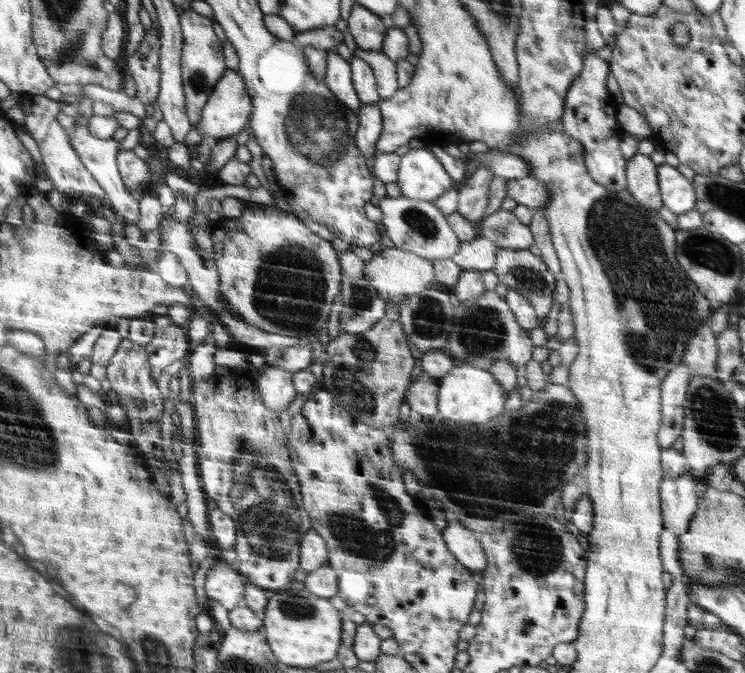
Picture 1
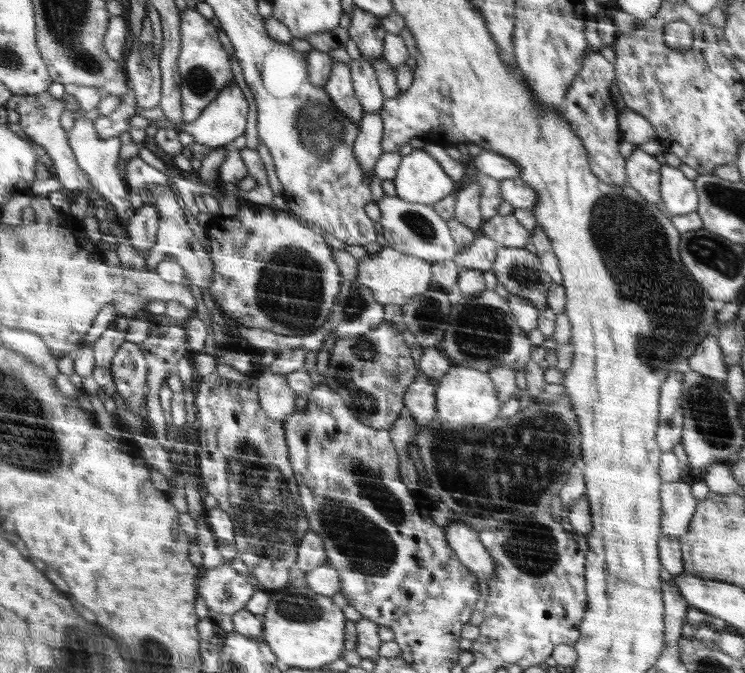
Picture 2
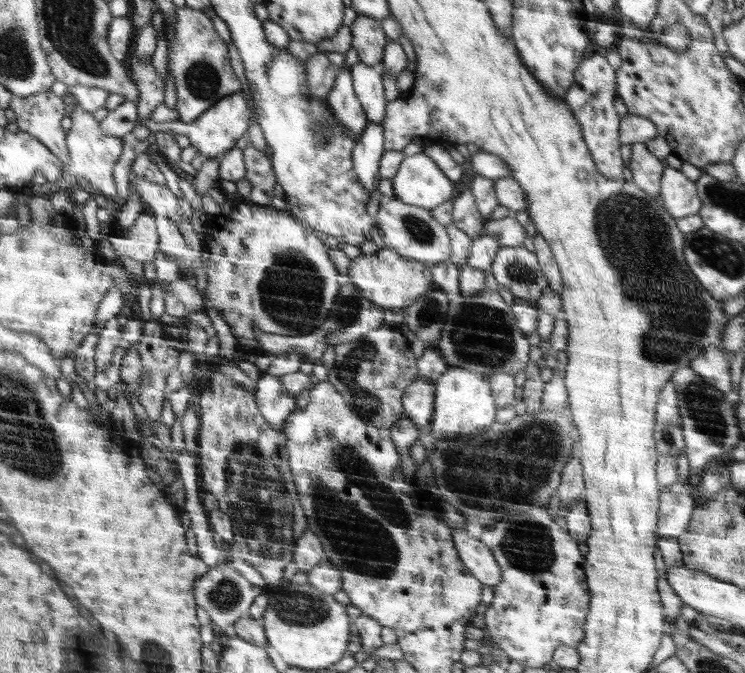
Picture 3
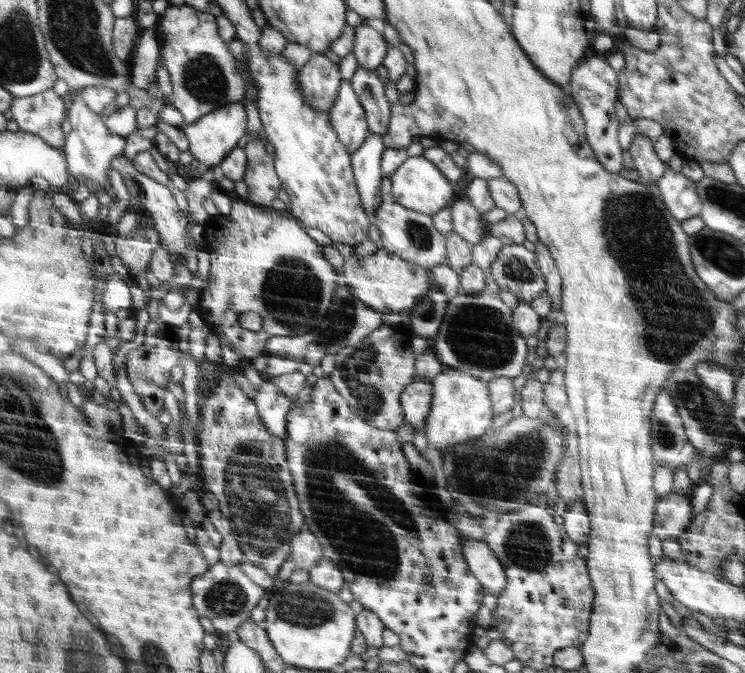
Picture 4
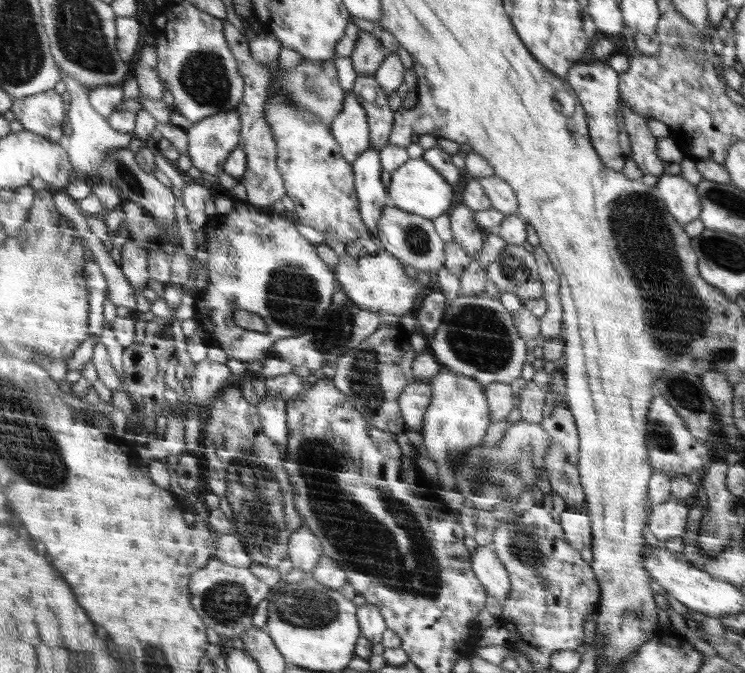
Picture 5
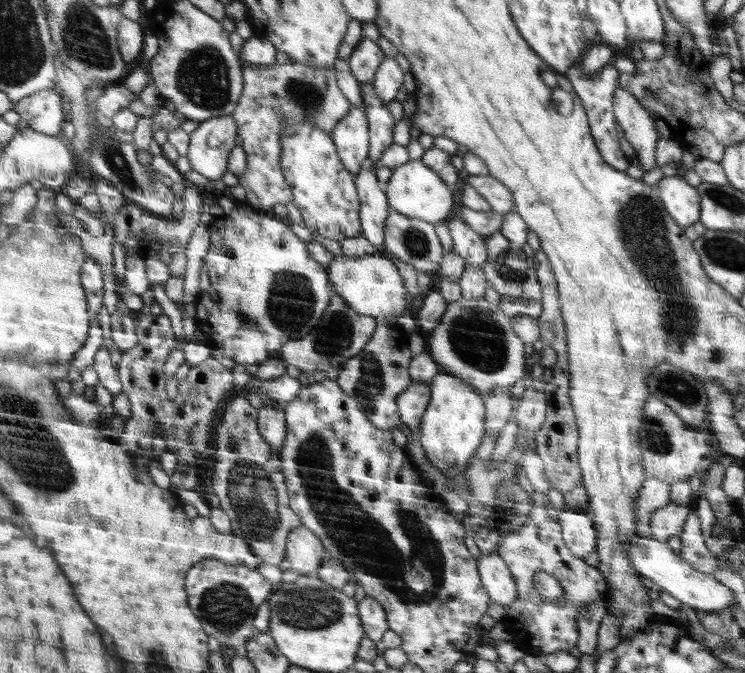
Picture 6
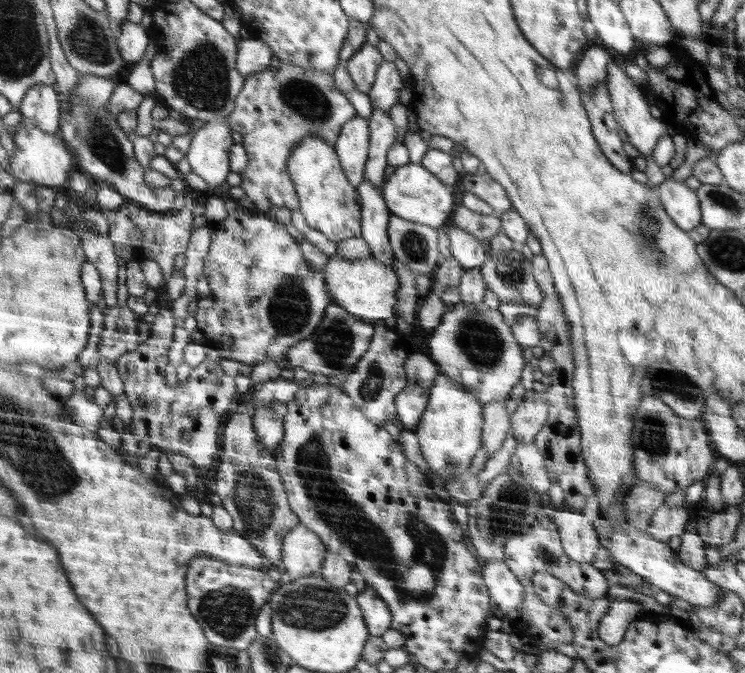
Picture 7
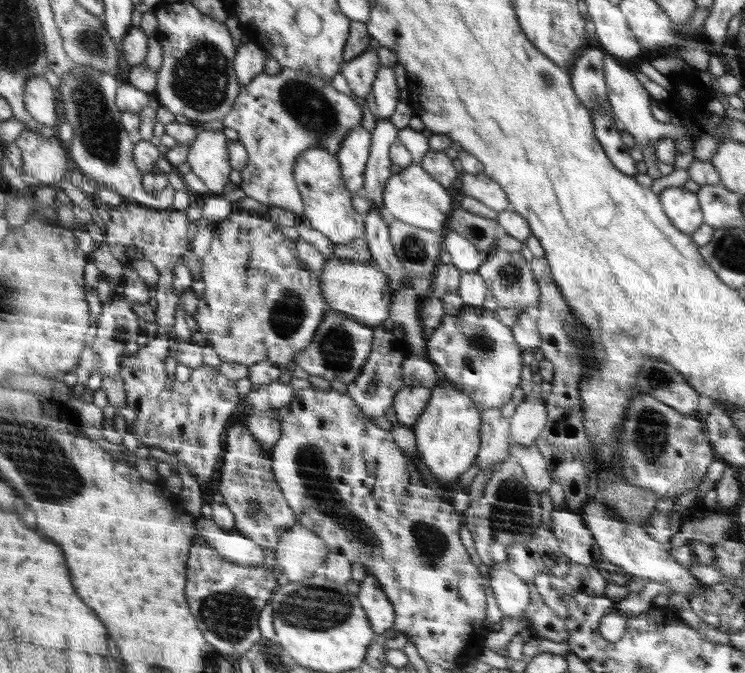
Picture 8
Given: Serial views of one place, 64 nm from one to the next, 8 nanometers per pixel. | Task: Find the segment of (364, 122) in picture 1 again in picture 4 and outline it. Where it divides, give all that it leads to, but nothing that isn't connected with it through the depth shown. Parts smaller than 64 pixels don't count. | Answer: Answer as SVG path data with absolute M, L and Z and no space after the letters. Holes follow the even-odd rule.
M370 133L361 147L352 154L357 188L362 196L363 207L369 215L375 215L383 203L380 183L383 178L381 162L385 149L381 136Z

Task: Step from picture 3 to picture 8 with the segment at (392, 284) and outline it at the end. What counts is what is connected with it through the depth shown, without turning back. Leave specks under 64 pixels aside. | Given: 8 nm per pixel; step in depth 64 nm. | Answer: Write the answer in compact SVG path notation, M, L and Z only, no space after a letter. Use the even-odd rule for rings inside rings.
M331 257L325 261L319 279L328 309L343 312L359 323L369 324L370 328L382 326L389 318L395 293L390 290L389 278L374 263Z

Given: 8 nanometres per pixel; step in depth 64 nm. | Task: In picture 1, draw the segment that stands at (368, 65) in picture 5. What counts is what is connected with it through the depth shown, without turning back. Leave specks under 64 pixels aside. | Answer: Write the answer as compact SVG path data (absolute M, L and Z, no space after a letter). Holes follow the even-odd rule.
M356 3L353 5L347 20L348 31L358 47L369 51L382 51L388 30L385 18L366 9Z

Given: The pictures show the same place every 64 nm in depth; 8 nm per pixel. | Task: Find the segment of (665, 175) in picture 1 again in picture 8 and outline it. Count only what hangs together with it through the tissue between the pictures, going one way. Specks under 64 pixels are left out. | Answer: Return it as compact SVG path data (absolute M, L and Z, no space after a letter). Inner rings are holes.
M670 187L661 190L658 195L666 214L681 231L691 235L692 231L704 223L704 213L701 211L697 193L684 187Z

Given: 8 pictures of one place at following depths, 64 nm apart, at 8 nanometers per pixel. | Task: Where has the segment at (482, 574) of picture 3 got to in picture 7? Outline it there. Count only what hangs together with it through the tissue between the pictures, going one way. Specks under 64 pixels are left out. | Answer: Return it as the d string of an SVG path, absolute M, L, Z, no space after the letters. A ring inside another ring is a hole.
M496 559L485 561L485 582L495 606L507 617L511 617L522 604L524 591L516 574L504 563L503 560Z

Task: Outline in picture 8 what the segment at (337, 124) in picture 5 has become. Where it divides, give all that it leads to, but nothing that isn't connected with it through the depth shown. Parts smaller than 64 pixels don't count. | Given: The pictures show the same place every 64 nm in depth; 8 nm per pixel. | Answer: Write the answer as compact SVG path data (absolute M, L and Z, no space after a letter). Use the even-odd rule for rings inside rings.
M358 125L349 130L336 153L343 180L352 192L357 192L363 187L370 147L371 134L362 125Z

